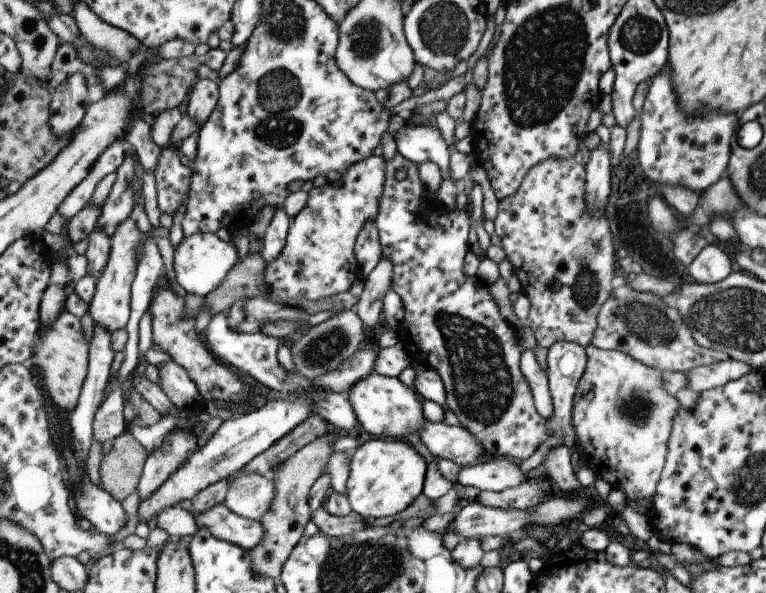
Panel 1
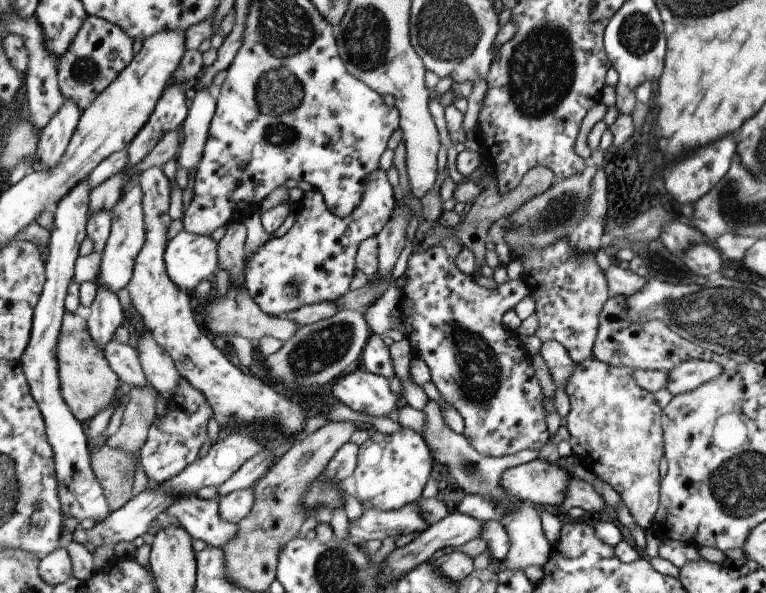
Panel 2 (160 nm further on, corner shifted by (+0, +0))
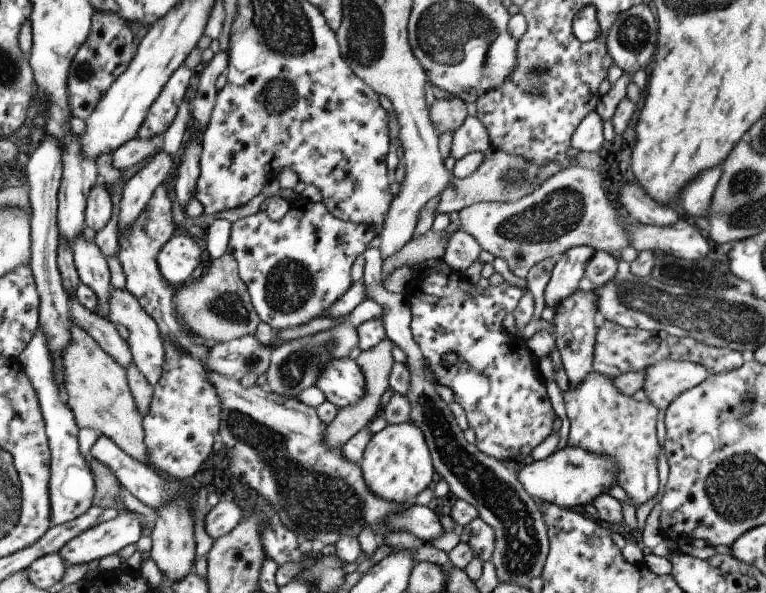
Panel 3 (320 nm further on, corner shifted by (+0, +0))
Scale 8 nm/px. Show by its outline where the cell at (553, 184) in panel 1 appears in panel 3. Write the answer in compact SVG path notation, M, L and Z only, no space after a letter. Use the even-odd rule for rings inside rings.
M577 290L570 297L560 301L553 308L554 318L551 324L555 326L554 342L560 354L562 367L568 378L568 388L574 389L591 371L593 362L593 345L595 344L596 328L593 325L593 316L596 312L596 296L592 291Z

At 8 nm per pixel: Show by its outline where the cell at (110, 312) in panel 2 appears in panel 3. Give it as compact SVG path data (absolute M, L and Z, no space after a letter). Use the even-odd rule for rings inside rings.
M82 234L72 244L74 263L80 274L81 282L88 284L99 297L100 308L97 312L107 317L107 304L112 291L111 270L105 256L93 239L87 240Z

